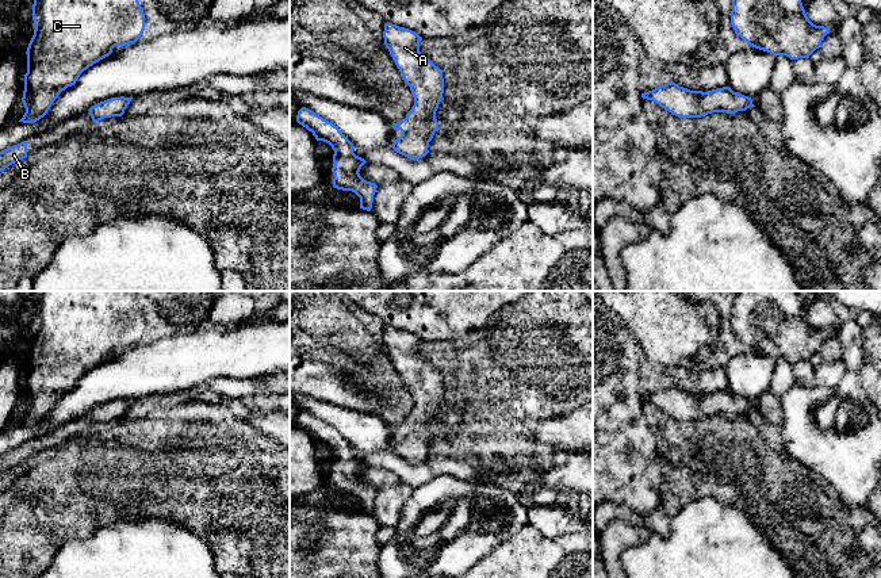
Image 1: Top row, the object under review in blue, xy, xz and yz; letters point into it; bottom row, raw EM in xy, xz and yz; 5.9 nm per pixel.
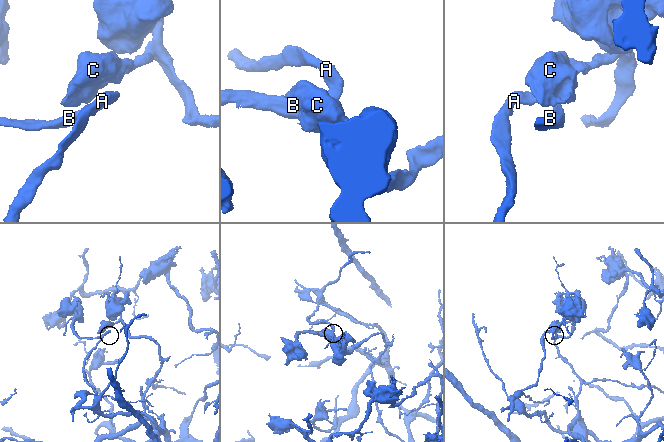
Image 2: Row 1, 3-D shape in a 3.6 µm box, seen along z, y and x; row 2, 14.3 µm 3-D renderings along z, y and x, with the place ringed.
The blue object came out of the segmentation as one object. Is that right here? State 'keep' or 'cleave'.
keep

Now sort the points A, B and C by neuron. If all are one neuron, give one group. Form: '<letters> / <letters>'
A B C

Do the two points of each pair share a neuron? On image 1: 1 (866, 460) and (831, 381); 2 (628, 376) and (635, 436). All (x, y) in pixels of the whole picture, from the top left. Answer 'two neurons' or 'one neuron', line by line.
1: two neurons
2: one neuron

